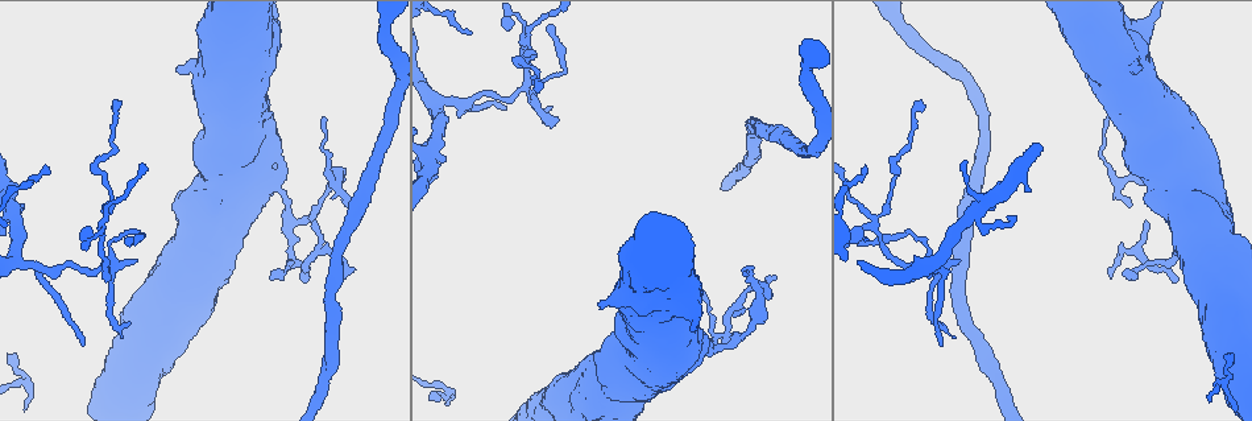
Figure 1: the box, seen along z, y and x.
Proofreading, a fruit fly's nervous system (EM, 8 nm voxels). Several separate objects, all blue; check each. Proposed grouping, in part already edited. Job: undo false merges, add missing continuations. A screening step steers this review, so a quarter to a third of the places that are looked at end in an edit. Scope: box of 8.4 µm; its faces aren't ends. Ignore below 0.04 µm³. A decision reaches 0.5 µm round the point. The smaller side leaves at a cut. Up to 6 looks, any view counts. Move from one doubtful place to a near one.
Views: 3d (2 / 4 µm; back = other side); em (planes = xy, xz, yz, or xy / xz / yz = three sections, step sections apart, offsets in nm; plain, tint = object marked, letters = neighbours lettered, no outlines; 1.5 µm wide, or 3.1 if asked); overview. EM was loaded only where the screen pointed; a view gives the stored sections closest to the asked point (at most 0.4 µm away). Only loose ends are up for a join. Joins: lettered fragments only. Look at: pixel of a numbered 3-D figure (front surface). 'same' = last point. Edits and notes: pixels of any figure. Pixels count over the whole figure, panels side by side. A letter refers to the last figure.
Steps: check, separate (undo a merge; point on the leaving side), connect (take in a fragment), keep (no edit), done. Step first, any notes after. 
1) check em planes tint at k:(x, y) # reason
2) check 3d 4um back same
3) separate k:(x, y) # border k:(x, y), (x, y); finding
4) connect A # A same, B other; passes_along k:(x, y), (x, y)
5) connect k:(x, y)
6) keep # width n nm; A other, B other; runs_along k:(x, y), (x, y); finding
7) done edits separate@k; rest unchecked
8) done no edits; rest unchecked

check 3d 4um at 1:(766, 278) # thin end

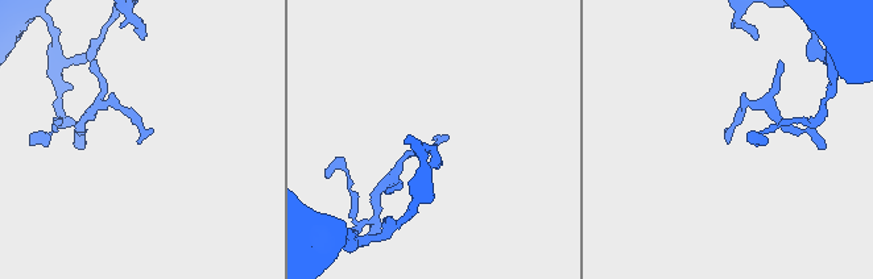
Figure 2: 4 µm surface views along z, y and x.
check em planes letters at 2:(435, 137)

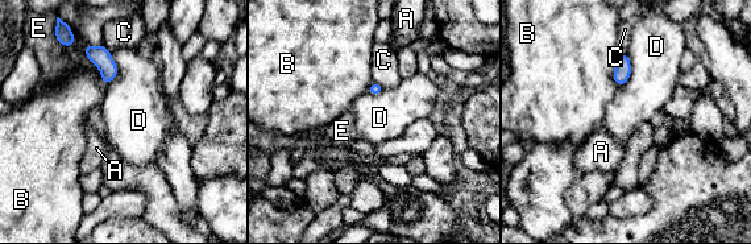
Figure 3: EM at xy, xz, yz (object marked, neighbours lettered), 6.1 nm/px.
keep # longest_contact B 280 nm; A other, B other, C other, D other, E other; border 3:(86, 44), (86, 57), (104, 85); no lettered fragment goes on from it

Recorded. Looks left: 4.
check 3d 2um at 1:(102, 269) # sharp bend

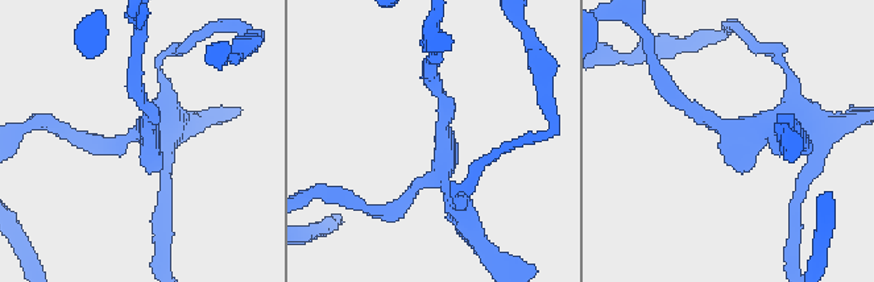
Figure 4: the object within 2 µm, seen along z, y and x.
check em planes tint at 4:(759, 129)

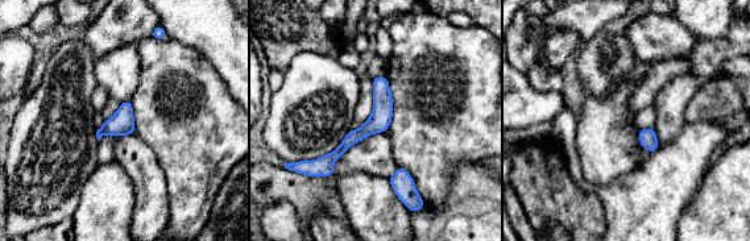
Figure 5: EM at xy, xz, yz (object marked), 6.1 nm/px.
check em planes letters same # what lies round it

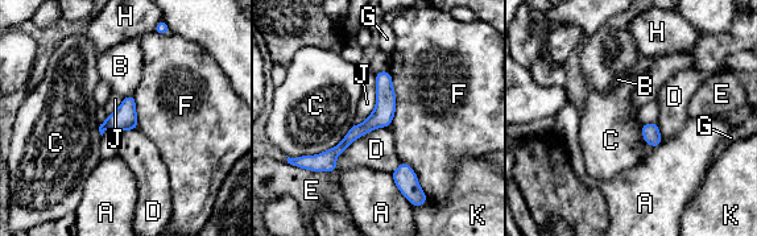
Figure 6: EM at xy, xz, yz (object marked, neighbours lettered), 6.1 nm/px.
keep # longest_contact D 420 nm; A other, B other, C other, D other, E other, F other, G other, H other, J other, K other; runs_along 6:(387, 74), (384, 110), (317, 164); one cell here

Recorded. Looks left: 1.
done no edits; rest unchecked

